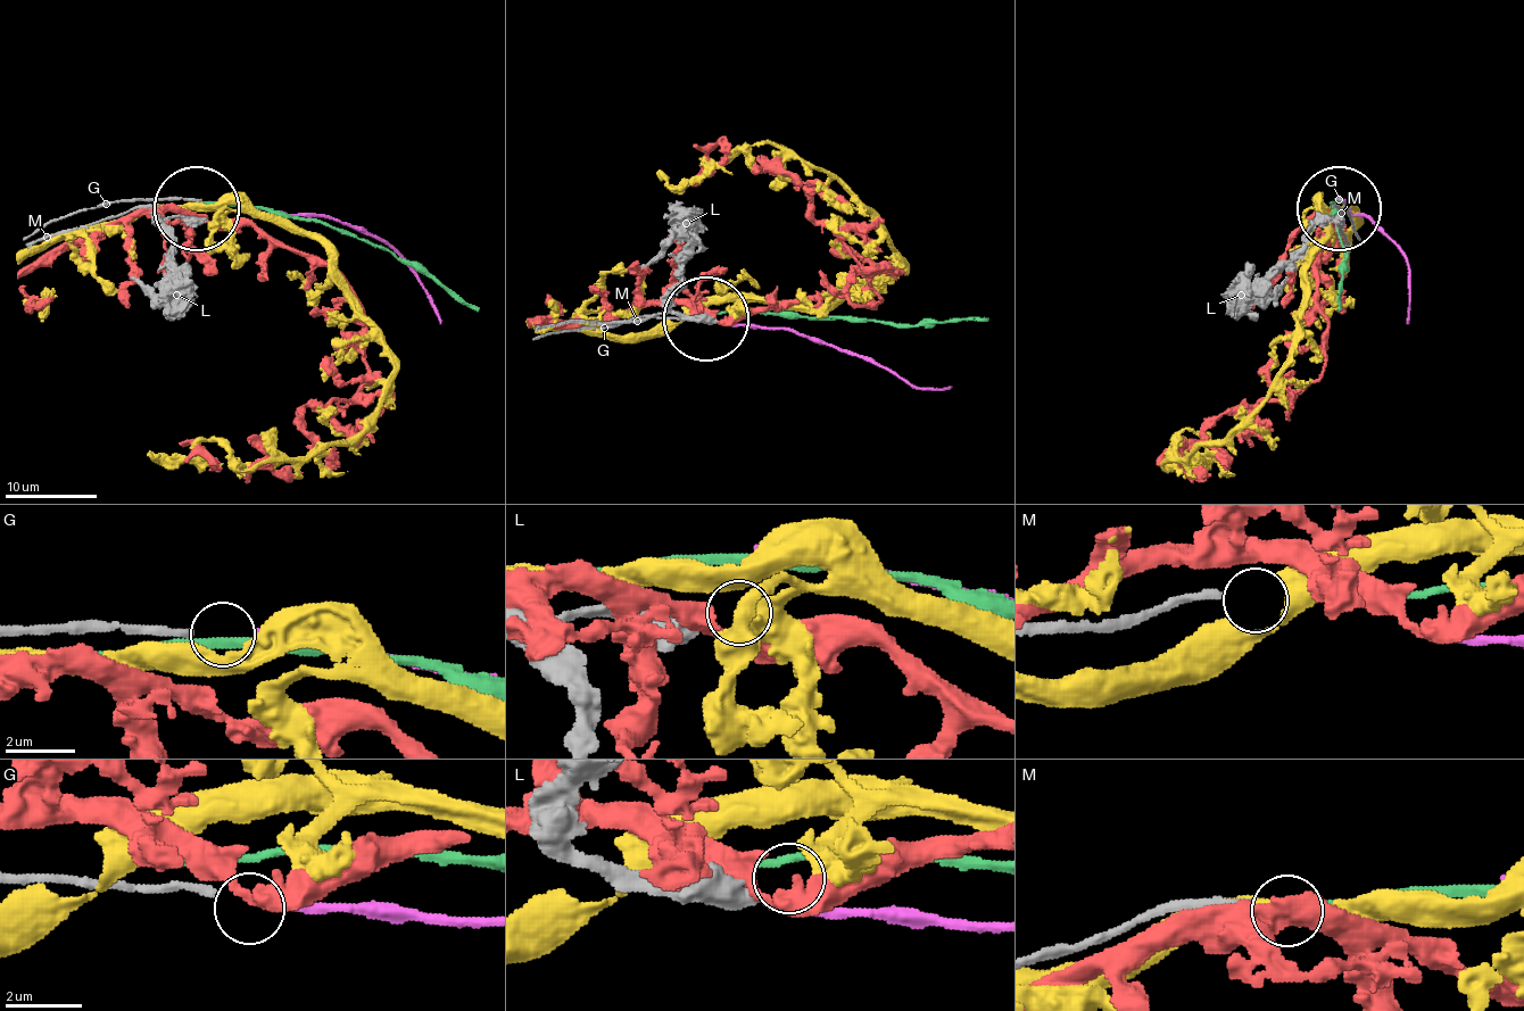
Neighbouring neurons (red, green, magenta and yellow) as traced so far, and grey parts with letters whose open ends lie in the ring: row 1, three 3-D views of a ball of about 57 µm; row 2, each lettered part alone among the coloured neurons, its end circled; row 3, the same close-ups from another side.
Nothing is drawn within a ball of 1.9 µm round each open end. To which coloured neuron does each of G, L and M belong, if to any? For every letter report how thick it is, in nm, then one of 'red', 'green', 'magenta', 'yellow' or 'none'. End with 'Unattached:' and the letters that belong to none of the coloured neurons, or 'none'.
G: 240 nm | magenta
L: 500 nm | yellow
M: 240 nm | green
Unattached: none

